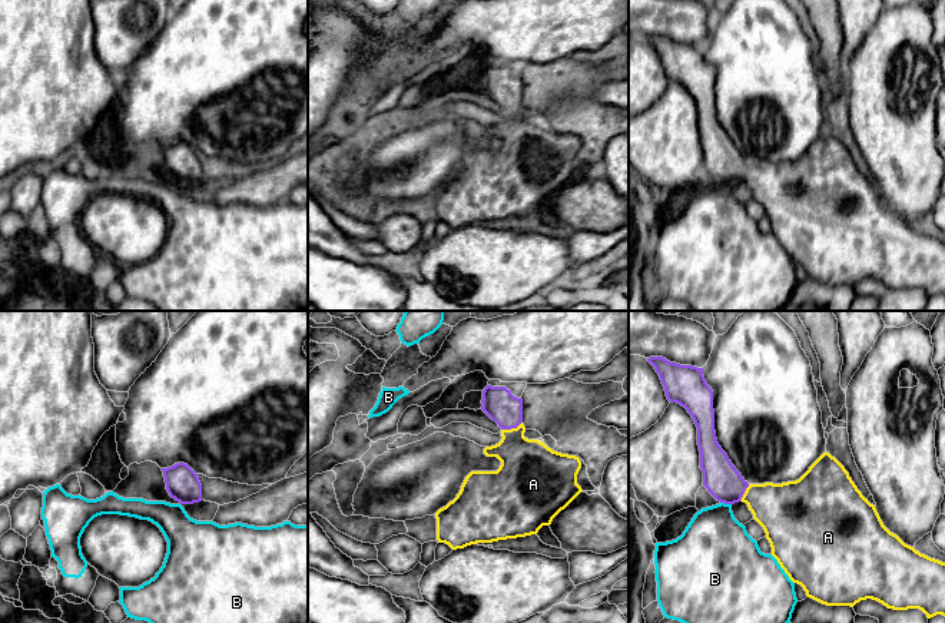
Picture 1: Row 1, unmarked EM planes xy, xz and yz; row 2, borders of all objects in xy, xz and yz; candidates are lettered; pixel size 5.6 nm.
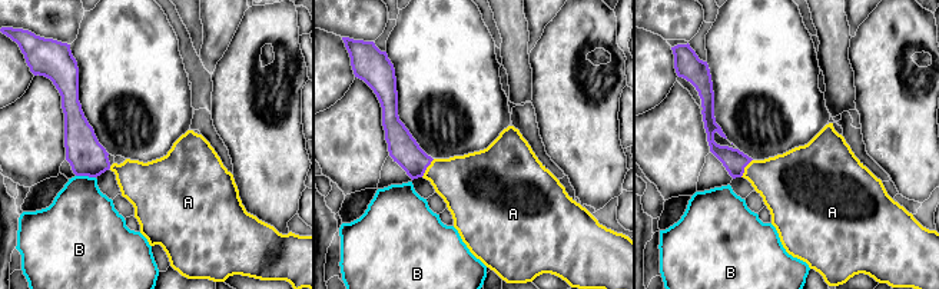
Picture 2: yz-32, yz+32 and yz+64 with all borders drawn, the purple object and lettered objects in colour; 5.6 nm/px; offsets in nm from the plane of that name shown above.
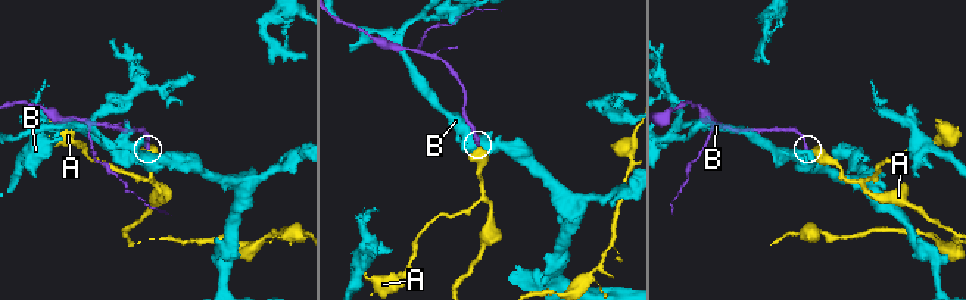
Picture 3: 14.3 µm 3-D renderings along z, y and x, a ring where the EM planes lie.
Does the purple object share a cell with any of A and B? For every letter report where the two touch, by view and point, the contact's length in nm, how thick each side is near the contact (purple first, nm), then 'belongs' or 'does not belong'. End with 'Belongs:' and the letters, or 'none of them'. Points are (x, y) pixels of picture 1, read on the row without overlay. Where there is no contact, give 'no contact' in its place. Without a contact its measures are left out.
A: xz (511, 106) | 130 nm | 180/320 nm | belongs
B: yz (726, 182) | 70 nm | 200/380 nm | does not belong
Belongs: A

